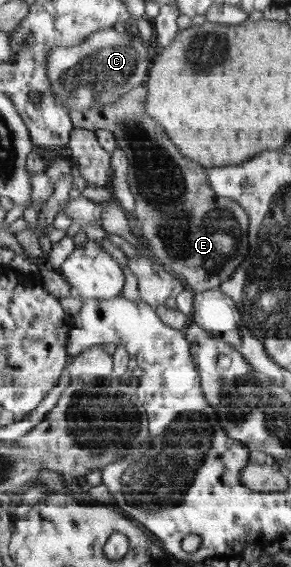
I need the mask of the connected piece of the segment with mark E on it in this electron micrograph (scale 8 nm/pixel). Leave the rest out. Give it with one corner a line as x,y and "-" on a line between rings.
146,84
134,86
118,100
106,104
96,100
84,110
72,110
71,117
76,128
92,131
112,131
117,145
122,145
129,160
129,183
136,197
137,215
143,238
160,264
184,279
186,285
197,292
220,288
228,281
238,267
248,258
250,251
250,216
245,207
234,199
221,197
210,186
208,170
198,161
185,157
182,150
168,137
166,128
146,112

